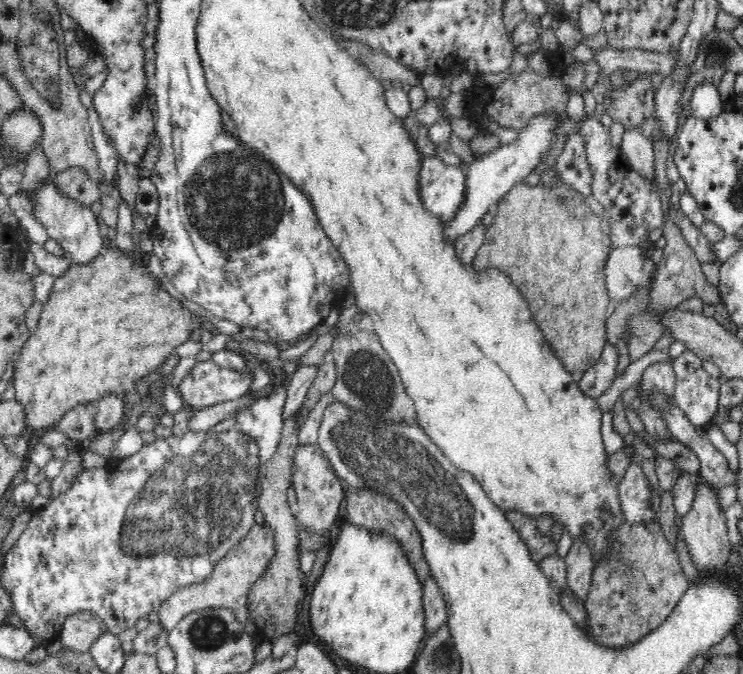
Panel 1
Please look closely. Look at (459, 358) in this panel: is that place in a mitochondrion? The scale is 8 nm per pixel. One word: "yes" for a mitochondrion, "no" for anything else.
no

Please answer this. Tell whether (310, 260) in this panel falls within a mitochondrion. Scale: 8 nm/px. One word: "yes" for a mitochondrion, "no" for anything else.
no

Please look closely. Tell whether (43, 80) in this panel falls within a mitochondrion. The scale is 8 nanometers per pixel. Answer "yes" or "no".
yes

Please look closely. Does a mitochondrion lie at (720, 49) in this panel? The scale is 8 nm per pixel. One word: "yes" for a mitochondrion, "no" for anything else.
yes

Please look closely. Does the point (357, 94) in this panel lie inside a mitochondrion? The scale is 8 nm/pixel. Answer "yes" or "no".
no

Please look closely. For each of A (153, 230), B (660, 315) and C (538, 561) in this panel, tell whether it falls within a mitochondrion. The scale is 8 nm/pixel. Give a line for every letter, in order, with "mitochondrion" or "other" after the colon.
A: other
B: other
C: other

